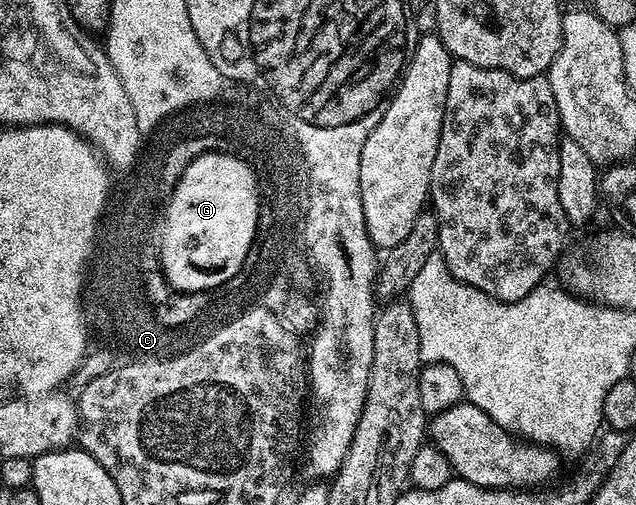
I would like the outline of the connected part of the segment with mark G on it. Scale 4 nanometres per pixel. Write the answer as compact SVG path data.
M207 152L204 156L198 156L192 164L187 165L187 169L180 176L180 180L175 184L170 195L166 197L167 205L163 208L163 225L157 231L158 241L158 262L161 269L161 276L164 276L172 284L176 293L205 292L211 288L219 287L229 278L233 278L245 262L246 255L251 251L252 245L256 243L255 232L259 228L259 206L261 203L261 189L257 183L257 173L255 169L240 155L230 152Z

